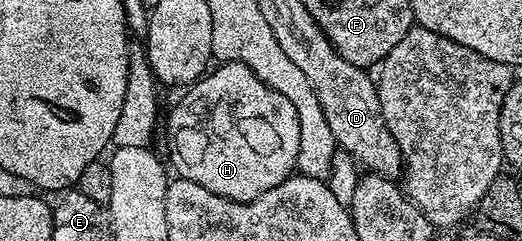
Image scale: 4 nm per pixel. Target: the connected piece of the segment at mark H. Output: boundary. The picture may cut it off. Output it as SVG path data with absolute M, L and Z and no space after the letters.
M219 62L217 66L218 68L215 71L208 72L199 83L192 84L179 97L178 104L171 109L170 120L166 123L166 139L170 142L170 159L168 158L168 163L173 170L174 167L178 170L175 172L181 178L196 181L196 185L204 185L204 189L208 189L208 193L216 193L220 197L228 197L232 201L247 203L253 199L259 199L261 195L268 193L268 189L276 189L276 185L280 185L284 180L295 174L298 150L300 149L300 119L296 109L288 101L288 97L284 97L282 93L276 93L276 89L272 89L267 83L260 81L260 77L256 77L256 73L252 73L252 69L248 69L248 65Z

